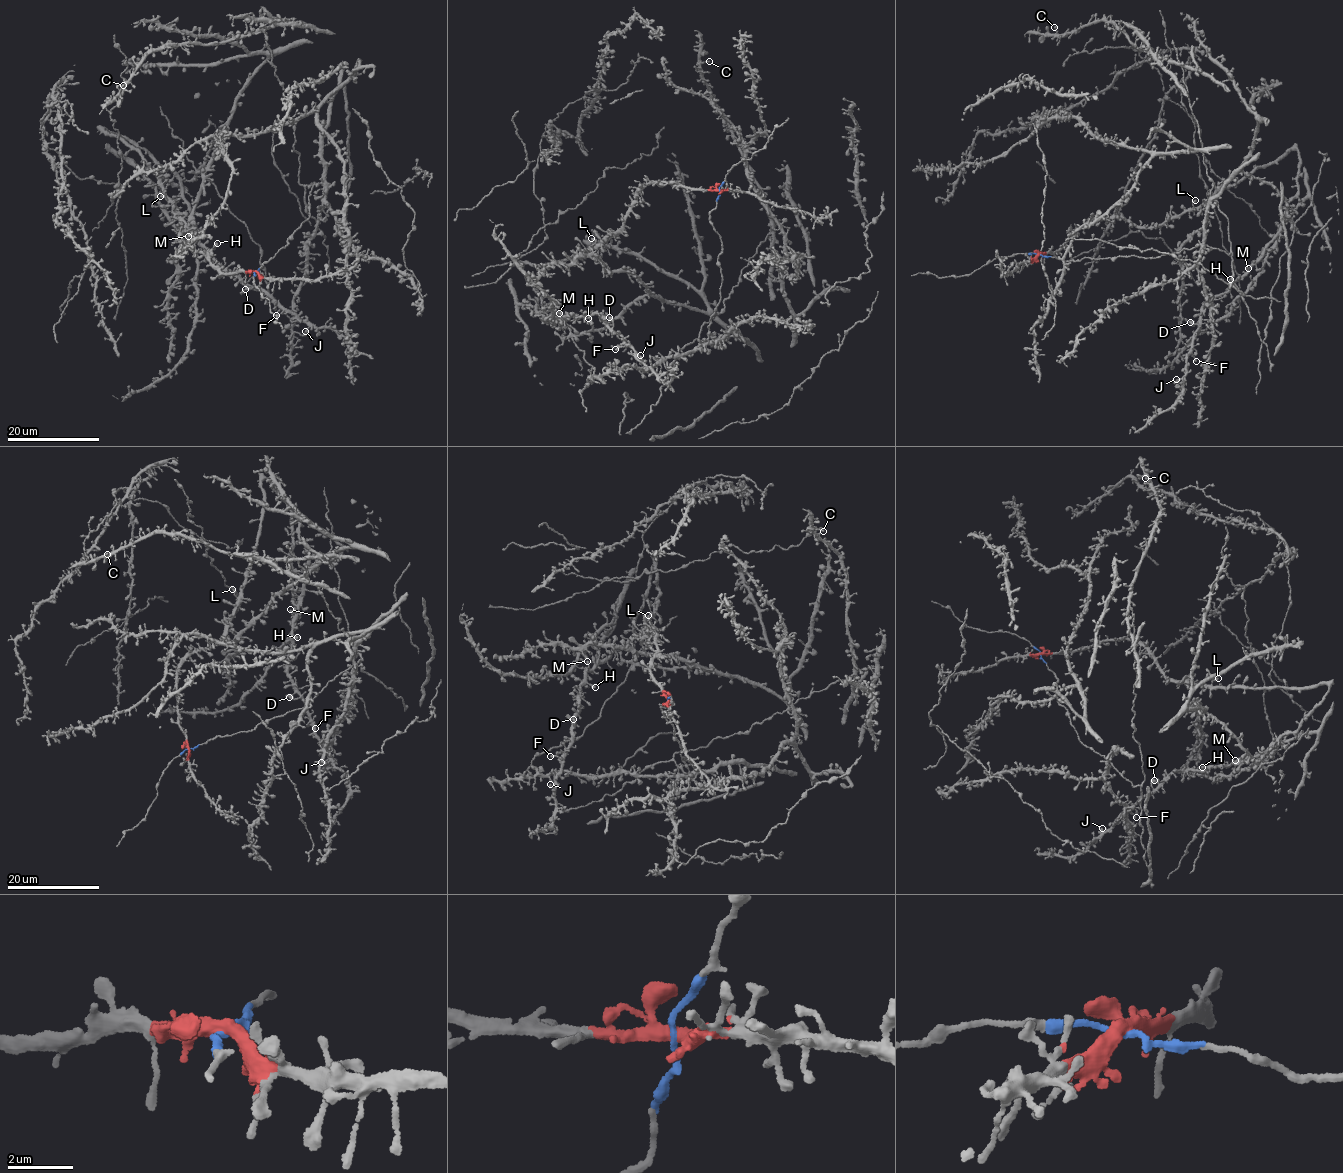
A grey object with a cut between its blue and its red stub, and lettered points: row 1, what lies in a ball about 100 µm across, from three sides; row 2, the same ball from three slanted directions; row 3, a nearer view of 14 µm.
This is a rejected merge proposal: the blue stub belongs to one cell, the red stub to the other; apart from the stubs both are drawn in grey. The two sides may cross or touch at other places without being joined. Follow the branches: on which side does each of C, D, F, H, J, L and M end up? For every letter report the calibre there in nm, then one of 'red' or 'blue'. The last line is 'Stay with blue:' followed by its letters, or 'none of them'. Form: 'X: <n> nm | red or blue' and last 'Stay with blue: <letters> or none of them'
C: 280 nm | blue
D: 550 nm | red
F: 280 nm | red
H: 460 nm | red
J: 360 nm | red
L: 360 nm | red
M: 320 nm | red
Stay with blue: C

